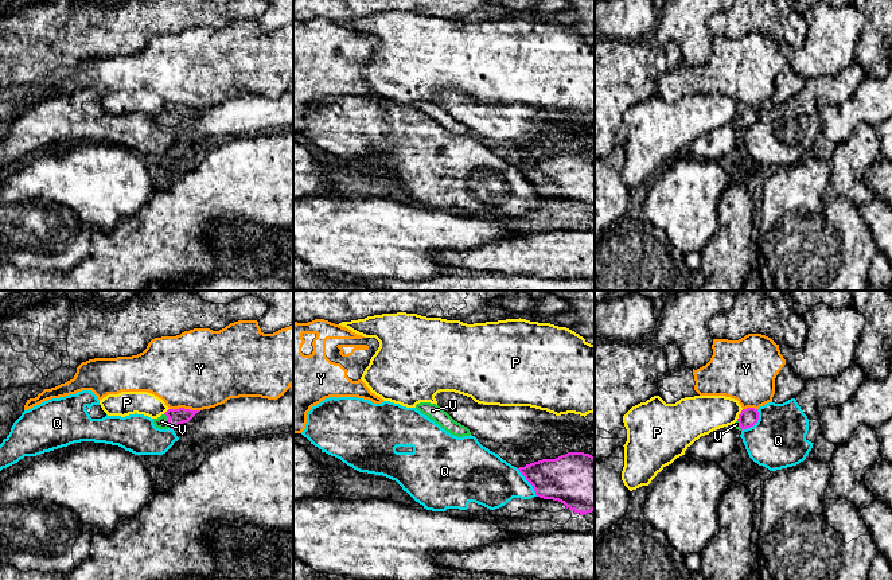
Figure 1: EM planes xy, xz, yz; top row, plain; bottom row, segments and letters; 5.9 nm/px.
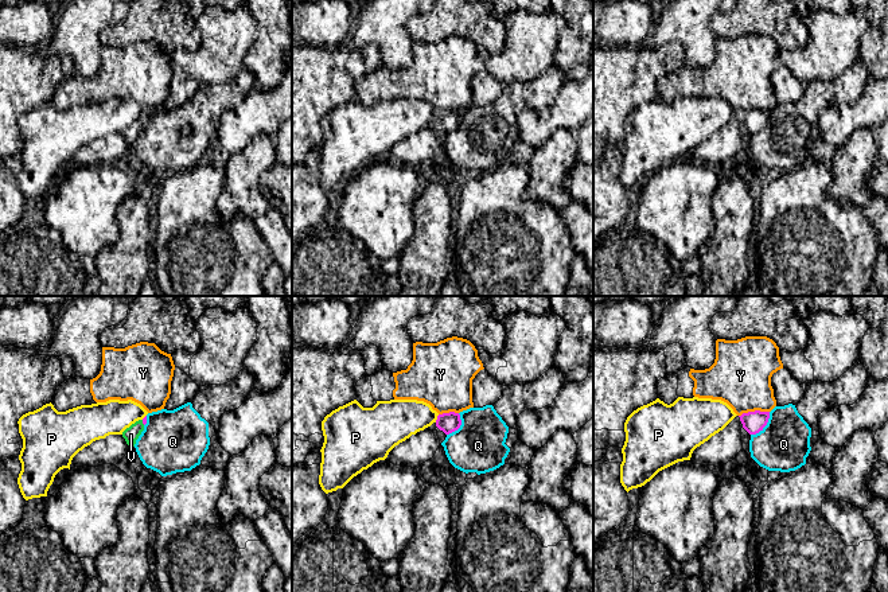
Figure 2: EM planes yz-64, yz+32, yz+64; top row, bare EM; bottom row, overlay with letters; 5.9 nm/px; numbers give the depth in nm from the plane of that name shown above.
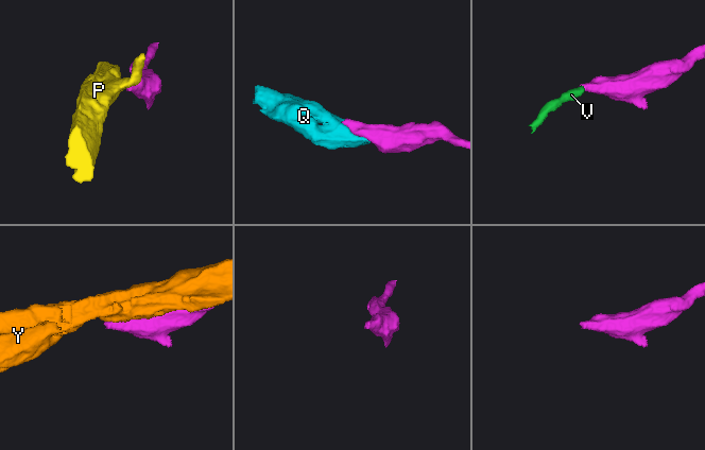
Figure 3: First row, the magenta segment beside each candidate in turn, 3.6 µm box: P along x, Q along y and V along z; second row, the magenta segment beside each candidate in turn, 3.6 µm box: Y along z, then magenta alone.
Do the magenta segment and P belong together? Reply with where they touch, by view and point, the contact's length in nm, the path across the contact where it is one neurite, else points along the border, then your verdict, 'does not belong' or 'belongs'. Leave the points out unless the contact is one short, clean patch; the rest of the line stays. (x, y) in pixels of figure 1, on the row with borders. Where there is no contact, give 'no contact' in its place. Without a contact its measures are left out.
contact yz (739, 415); length 80 nm; border yz (743, 409), (736, 420); does not belong

